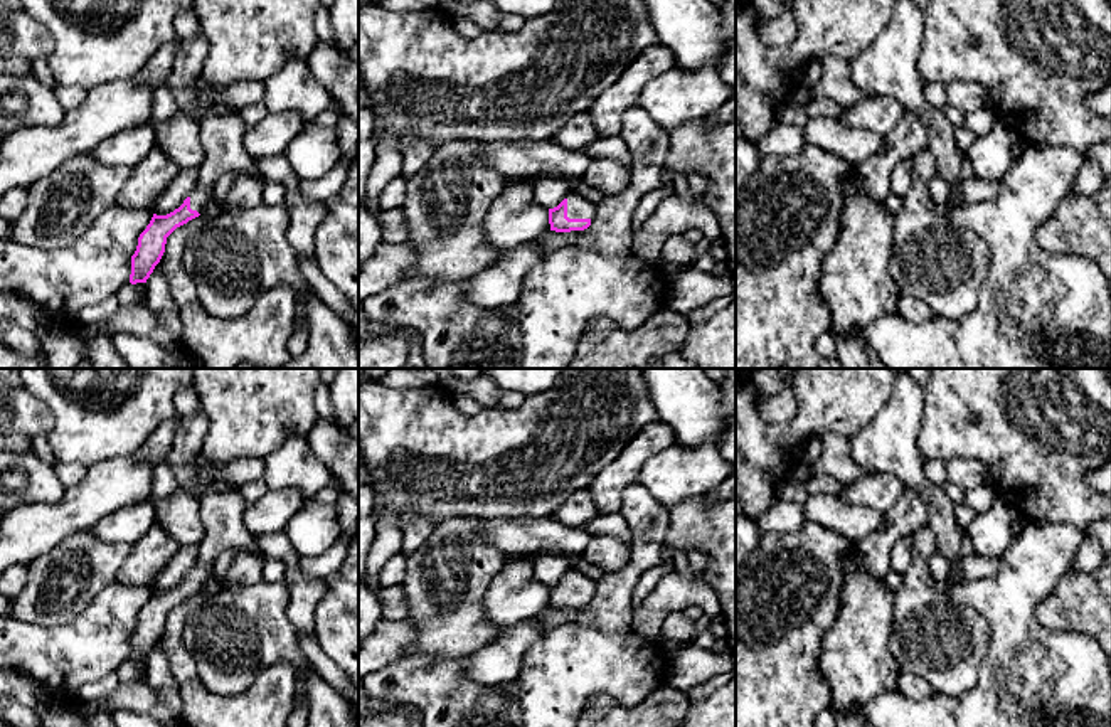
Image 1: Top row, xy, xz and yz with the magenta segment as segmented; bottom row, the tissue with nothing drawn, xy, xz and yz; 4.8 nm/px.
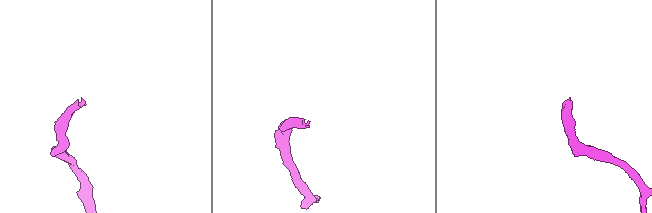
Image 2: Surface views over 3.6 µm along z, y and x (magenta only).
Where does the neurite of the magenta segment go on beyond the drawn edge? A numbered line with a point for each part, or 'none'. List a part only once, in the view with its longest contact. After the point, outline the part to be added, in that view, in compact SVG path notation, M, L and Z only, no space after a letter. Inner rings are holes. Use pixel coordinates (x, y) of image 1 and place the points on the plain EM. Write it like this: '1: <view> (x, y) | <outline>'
1: xz (578, 584) | M569 569L567 572L567 594L569 596L594 596L596 582L587 576L577 572L576 569Z

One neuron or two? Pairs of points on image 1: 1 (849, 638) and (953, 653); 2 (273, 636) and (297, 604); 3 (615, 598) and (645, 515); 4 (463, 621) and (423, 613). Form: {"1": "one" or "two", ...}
{"1": "two", "2": "two", "3": "one", "4": "one"}

